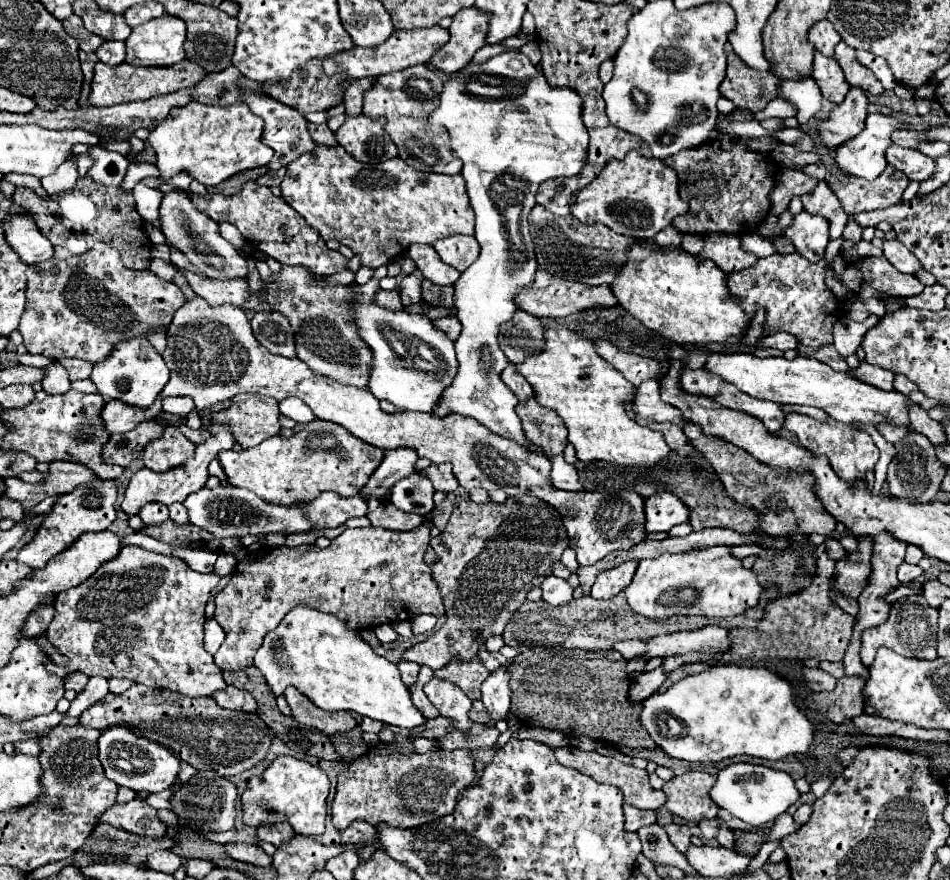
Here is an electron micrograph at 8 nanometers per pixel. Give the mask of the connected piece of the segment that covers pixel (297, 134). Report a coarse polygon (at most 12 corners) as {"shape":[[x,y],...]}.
{"shape":[[258,92],[244,102],[264,120],[270,170],[314,150],[298,110]]}

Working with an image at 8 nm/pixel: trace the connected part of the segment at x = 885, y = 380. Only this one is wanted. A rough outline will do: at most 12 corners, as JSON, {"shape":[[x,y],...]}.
{"shape":[[862,362],[852,376],[882,390],[892,390],[894,374]]}

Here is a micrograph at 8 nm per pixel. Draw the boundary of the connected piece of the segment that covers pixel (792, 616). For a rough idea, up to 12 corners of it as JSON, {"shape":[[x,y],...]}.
{"shape":[[828,580],[730,630],[714,660],[842,660],[854,616]]}

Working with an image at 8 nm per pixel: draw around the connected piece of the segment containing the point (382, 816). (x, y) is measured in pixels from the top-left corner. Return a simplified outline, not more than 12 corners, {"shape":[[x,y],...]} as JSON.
{"shape":[[470,750],[368,752],[338,772],[332,822],[416,828],[454,812]]}

